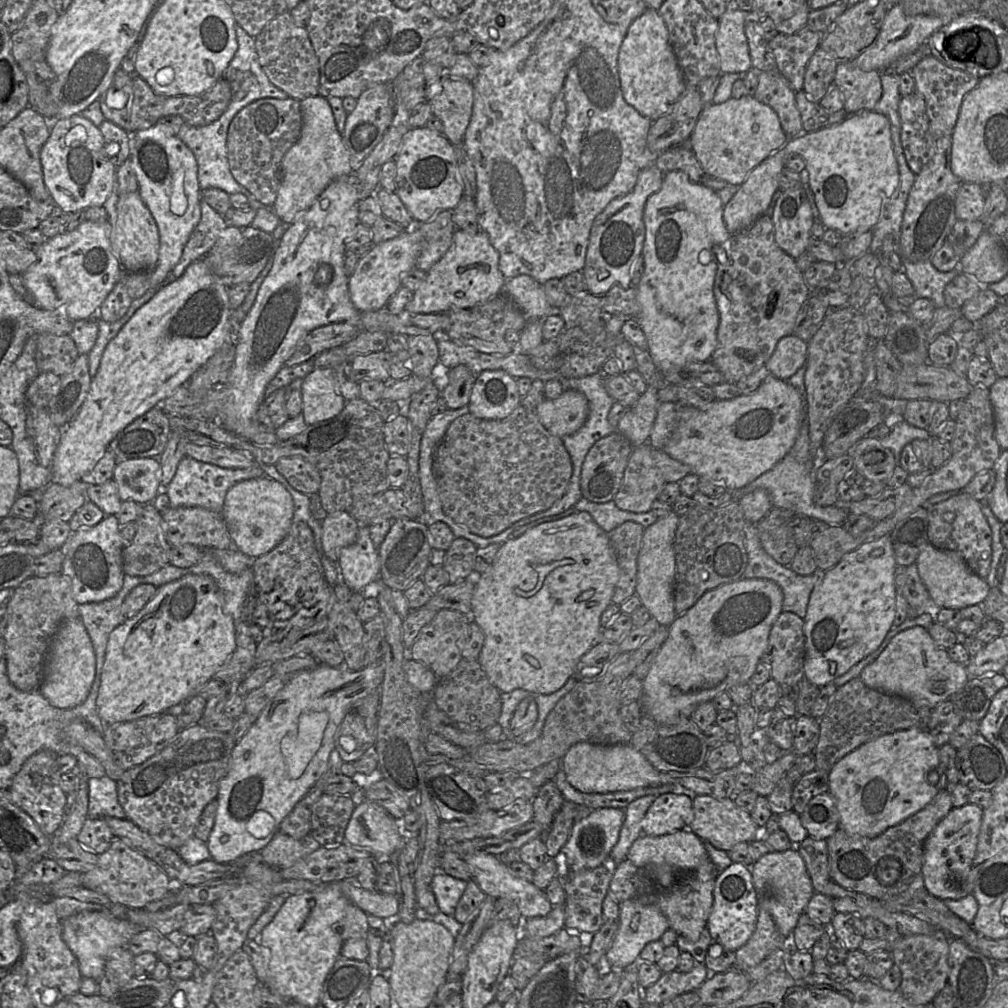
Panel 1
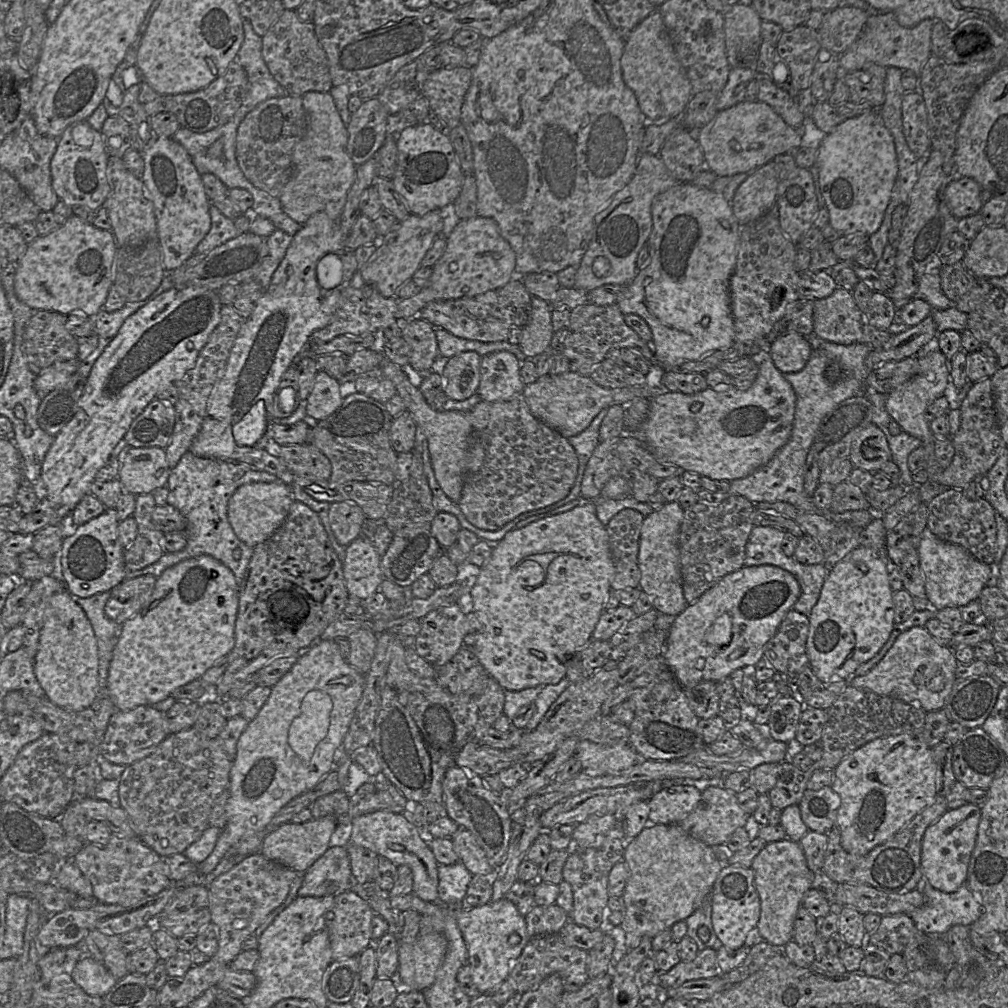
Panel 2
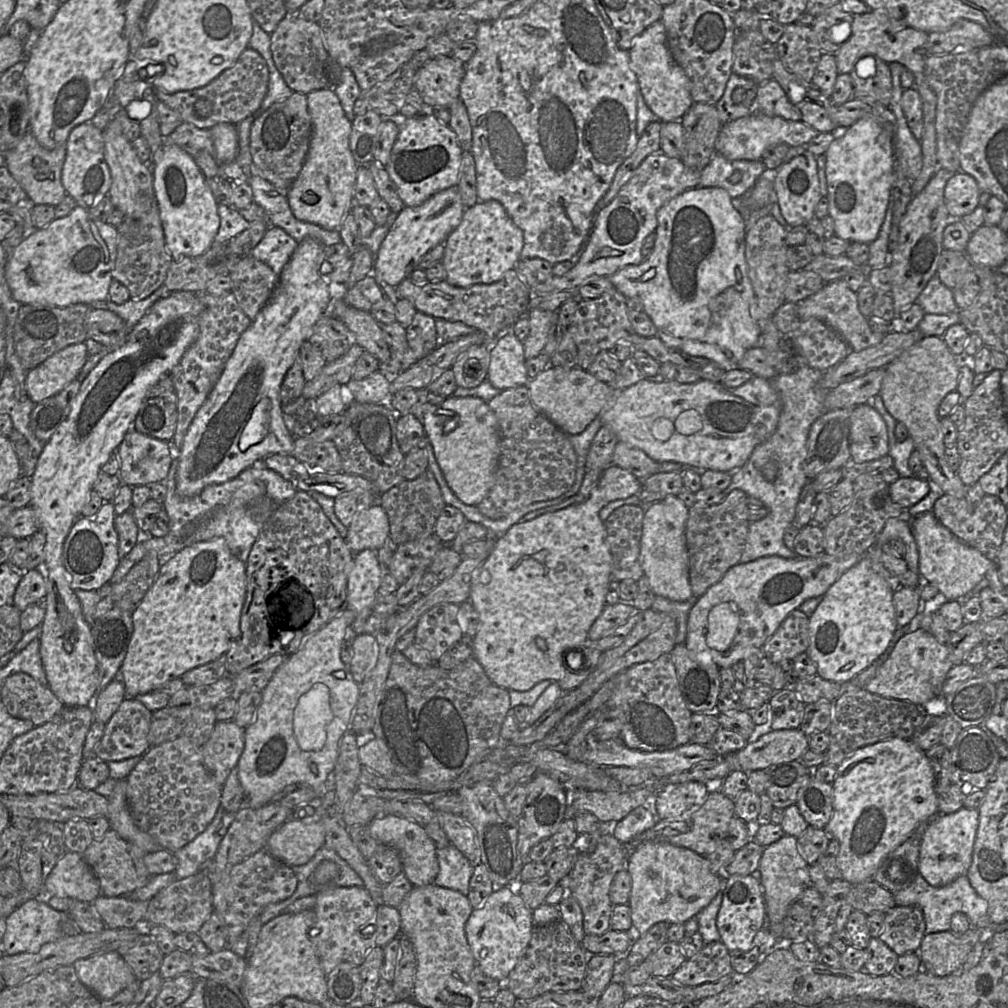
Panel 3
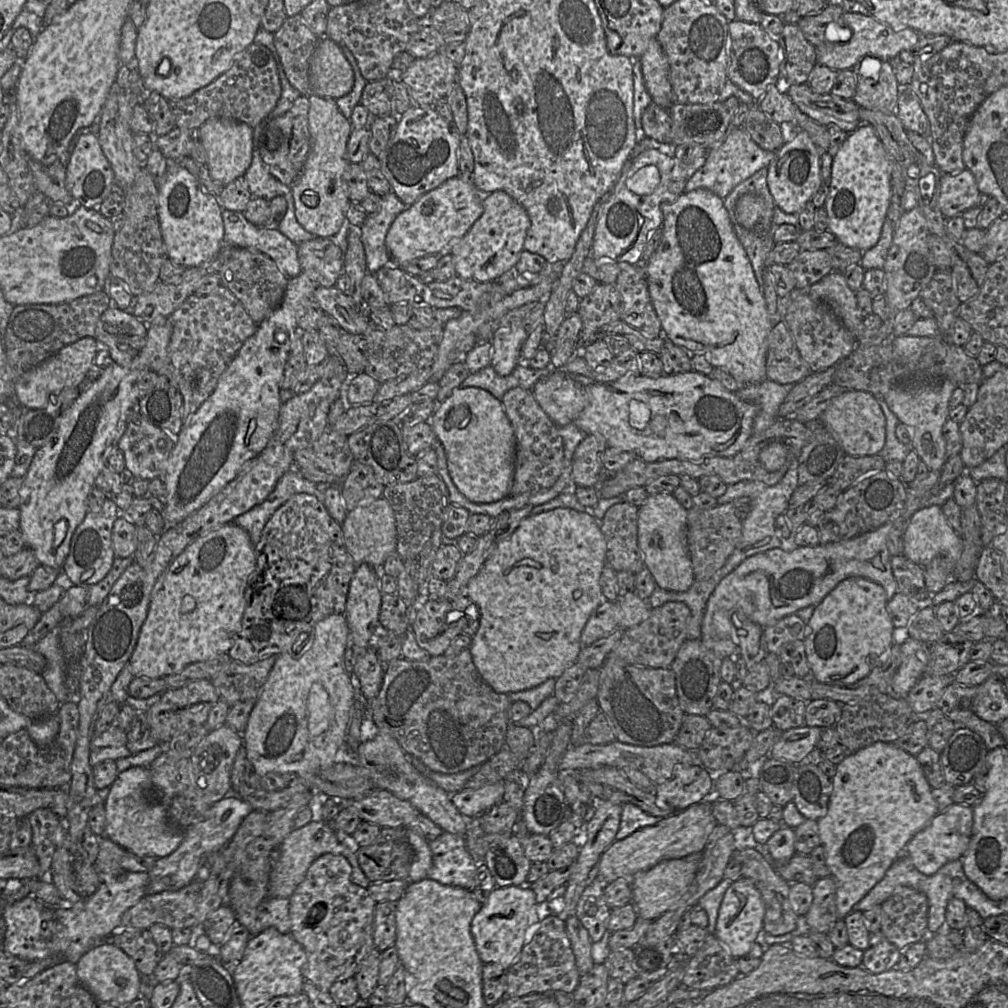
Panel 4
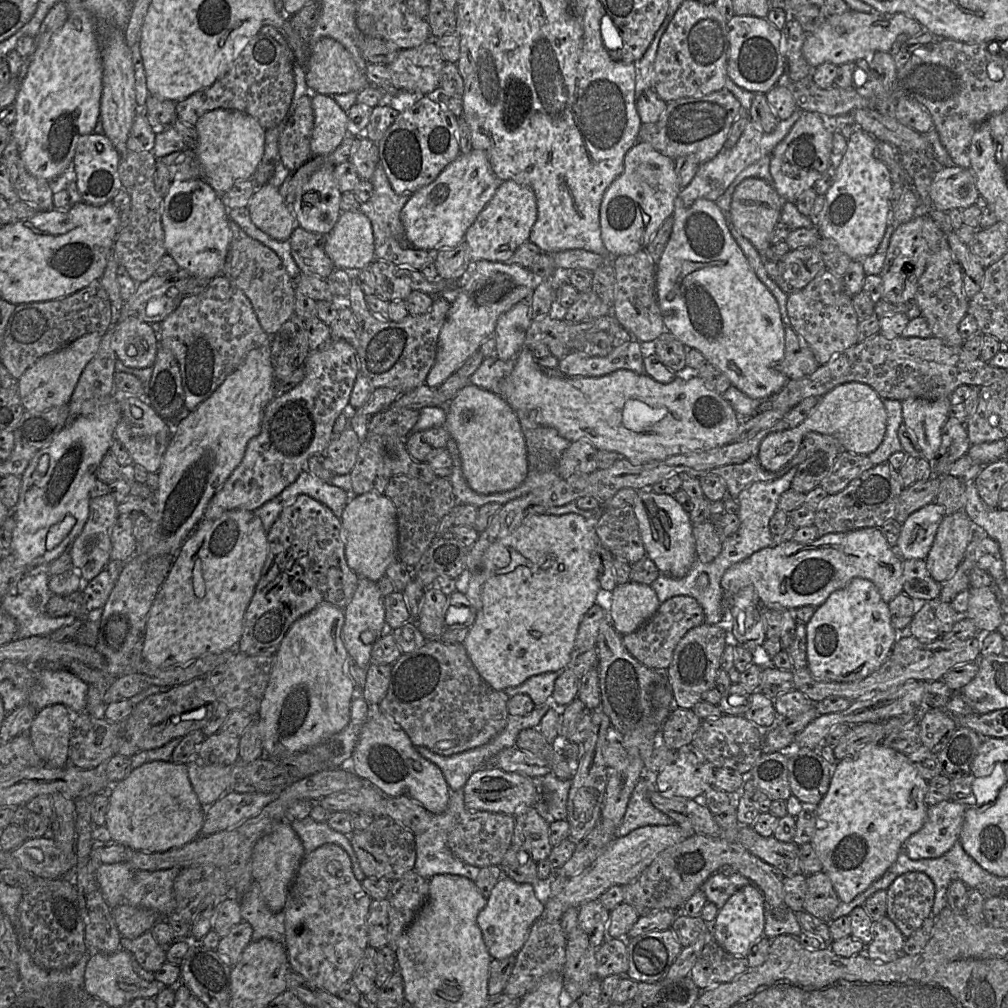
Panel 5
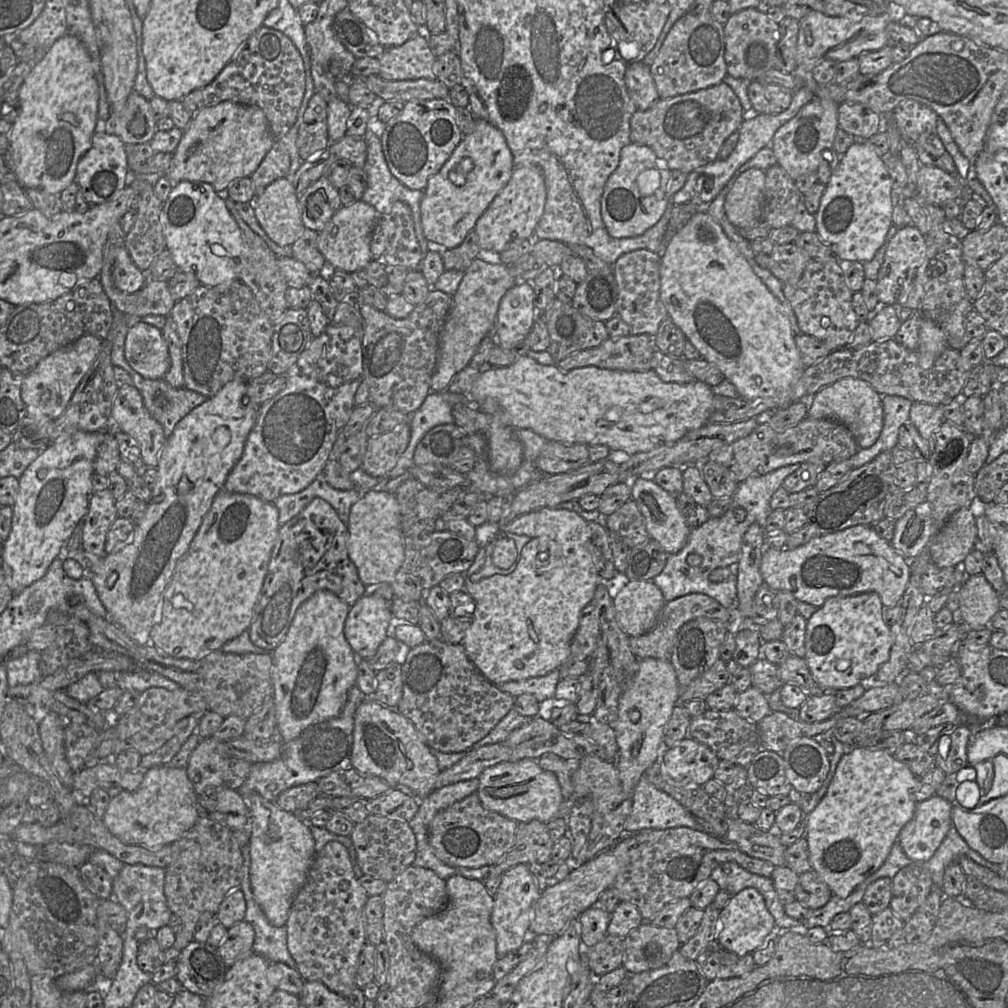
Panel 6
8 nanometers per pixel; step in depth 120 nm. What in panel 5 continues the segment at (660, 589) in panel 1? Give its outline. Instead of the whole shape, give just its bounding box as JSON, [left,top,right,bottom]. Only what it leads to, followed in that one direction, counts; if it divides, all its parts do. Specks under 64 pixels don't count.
[634,489,696,578]

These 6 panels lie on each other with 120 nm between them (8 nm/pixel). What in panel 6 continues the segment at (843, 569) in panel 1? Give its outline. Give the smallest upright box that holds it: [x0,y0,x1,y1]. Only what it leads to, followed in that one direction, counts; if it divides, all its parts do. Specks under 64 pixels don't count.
[805,592,892,692]

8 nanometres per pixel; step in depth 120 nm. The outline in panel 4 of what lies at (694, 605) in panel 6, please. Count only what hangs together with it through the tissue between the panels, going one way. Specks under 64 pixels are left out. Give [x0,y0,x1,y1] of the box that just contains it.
[611,601,690,668]

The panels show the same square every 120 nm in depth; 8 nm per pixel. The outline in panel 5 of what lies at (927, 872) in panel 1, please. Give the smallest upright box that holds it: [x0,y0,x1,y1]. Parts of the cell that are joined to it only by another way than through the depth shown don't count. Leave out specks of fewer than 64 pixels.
[903,800,966,860]

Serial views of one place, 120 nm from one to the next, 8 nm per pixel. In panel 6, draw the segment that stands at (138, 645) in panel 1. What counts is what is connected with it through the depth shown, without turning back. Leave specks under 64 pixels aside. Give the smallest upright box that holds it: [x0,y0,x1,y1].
[150,489,278,660]

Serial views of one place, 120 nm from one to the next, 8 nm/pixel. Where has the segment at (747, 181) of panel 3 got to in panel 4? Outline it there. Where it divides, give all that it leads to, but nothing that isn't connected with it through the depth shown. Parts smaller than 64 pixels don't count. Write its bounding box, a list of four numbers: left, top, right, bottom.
[684,127,775,199]

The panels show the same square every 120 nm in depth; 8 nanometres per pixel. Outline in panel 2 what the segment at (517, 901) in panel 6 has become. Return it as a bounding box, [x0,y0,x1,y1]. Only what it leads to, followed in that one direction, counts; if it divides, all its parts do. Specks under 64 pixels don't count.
[454,898,530,995]

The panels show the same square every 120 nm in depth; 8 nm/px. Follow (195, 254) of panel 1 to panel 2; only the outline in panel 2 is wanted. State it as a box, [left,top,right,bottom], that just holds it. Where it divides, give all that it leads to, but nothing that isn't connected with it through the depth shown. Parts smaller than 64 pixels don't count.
[196,202,241,254]

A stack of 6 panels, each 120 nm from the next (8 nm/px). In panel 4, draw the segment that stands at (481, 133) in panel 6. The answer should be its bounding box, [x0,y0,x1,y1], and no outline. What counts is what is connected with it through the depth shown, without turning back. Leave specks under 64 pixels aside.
[385,175,483,267]

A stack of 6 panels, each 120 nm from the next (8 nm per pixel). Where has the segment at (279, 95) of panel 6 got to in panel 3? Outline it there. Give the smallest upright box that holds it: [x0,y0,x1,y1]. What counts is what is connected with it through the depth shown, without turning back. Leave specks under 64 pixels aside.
[155,47,269,129]

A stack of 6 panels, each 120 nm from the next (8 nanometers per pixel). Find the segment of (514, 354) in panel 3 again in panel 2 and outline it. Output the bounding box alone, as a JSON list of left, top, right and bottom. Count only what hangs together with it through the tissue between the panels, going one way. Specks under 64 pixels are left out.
[477,351,525,402]

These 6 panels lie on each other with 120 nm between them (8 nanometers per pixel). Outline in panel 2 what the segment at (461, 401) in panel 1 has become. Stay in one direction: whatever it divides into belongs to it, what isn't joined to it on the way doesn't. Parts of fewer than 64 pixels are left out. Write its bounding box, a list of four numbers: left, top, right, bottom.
[429,351,482,401]

